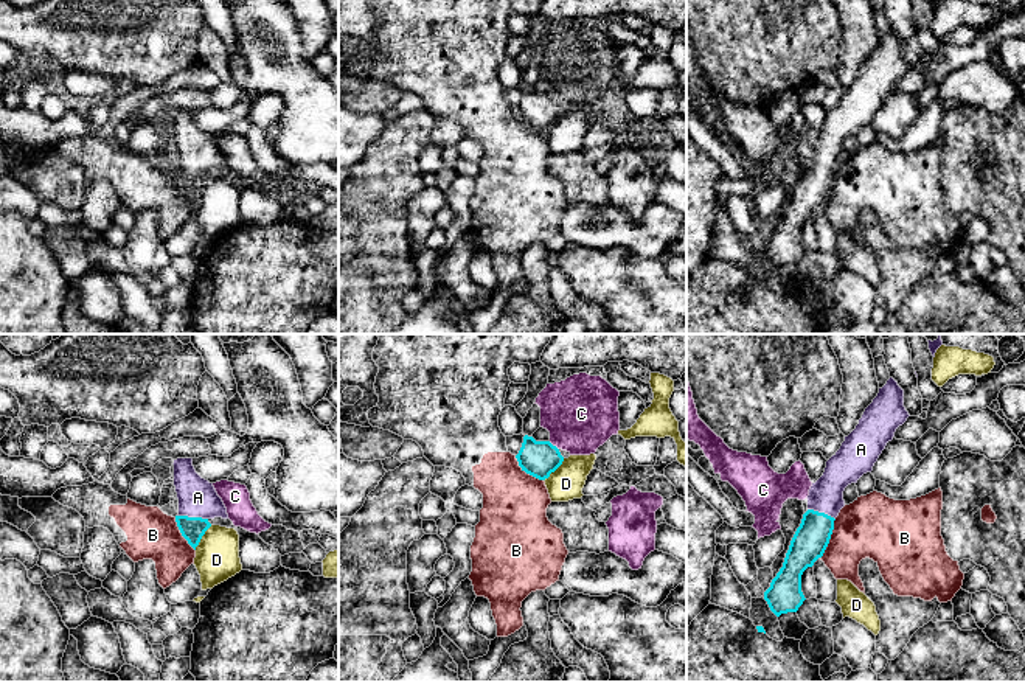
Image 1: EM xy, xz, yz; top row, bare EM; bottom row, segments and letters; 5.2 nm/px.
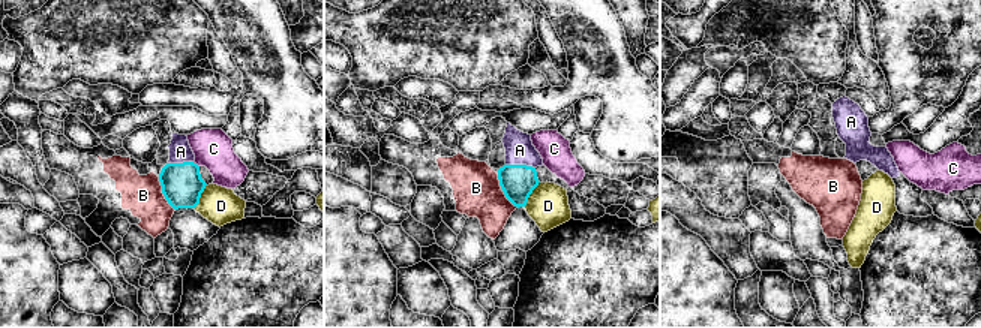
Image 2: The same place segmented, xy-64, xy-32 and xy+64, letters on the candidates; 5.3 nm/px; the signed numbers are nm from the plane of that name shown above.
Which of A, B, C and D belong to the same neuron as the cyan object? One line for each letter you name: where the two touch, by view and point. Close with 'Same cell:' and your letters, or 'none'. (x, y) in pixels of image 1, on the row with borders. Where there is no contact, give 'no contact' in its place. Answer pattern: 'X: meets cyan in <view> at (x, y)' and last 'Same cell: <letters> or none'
A: meets cyan in xy at (193, 518)
Same cell: A

